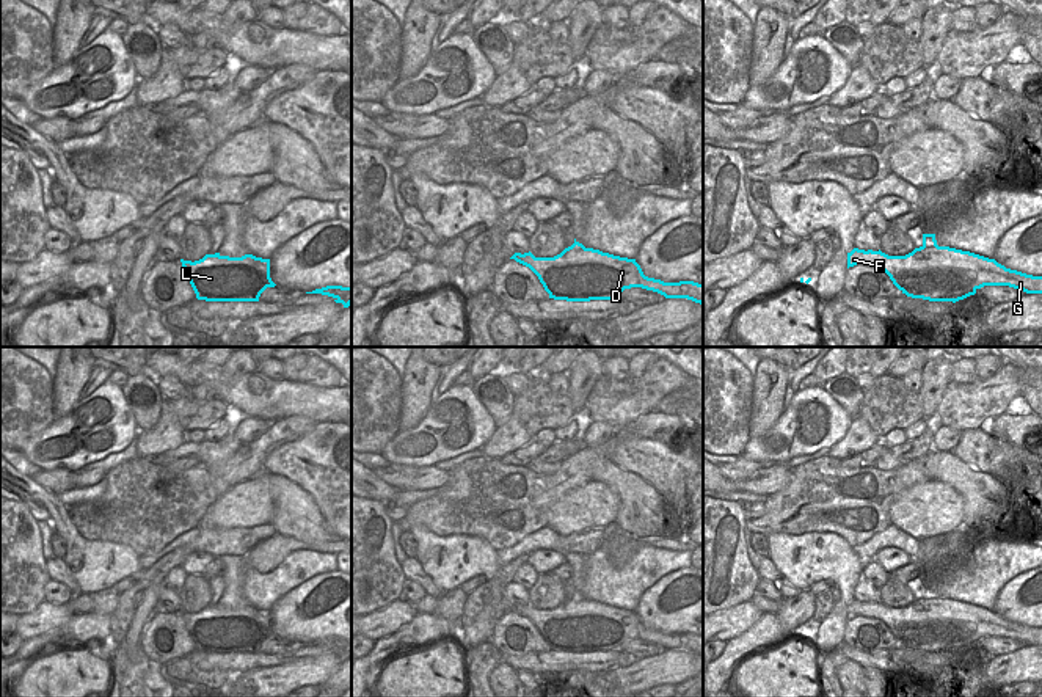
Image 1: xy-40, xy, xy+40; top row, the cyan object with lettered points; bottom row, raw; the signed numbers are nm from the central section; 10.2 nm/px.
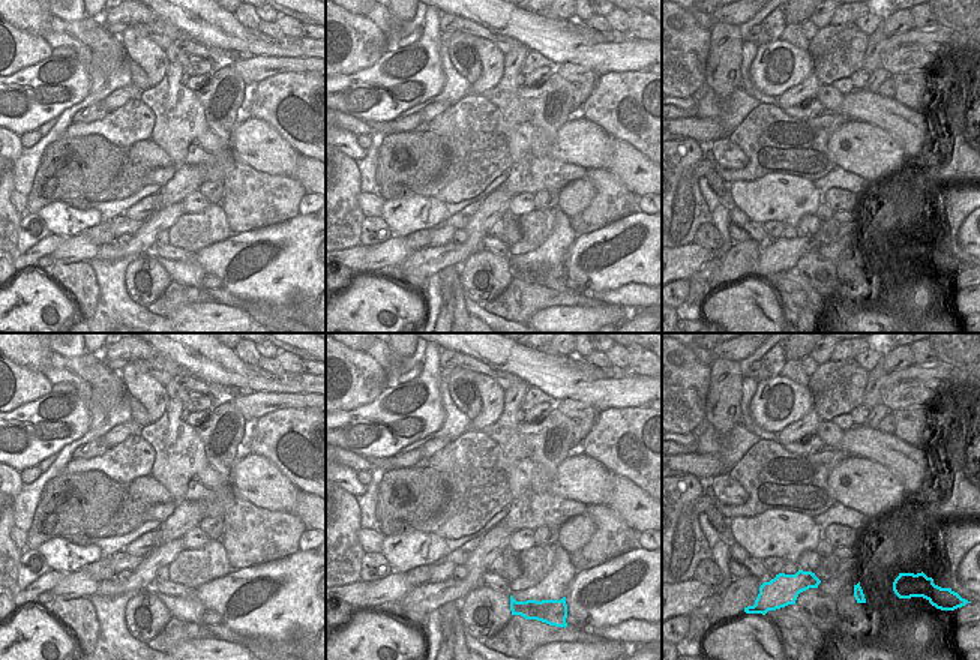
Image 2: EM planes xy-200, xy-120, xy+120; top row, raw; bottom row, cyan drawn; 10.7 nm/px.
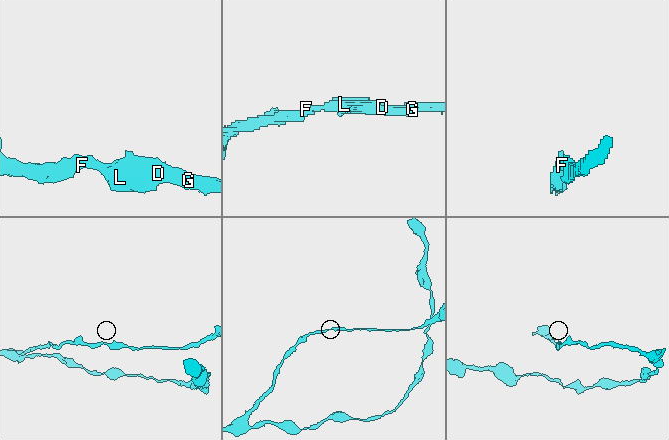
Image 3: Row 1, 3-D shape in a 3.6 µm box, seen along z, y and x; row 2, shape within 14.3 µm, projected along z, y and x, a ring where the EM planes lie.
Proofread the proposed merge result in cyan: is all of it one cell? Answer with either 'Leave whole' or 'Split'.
Leave whole.

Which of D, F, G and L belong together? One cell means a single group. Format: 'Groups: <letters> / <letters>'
Groups: D F G L.

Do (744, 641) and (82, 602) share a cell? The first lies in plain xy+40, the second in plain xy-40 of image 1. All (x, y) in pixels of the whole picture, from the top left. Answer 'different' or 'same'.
different

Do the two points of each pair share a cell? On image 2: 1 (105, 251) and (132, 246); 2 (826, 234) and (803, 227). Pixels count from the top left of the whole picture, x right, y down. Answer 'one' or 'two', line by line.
1: one
2: two

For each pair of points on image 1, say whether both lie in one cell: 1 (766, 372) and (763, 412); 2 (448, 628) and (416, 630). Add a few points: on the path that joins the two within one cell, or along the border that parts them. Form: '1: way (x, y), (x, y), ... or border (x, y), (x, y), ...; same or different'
1: way (766, 382), (766, 402); same
2: way (440, 628), (424, 628); same

